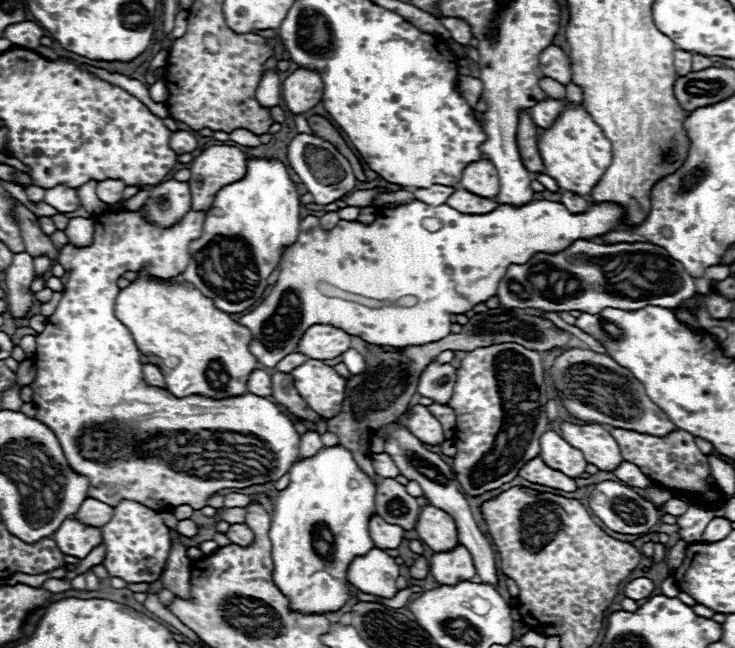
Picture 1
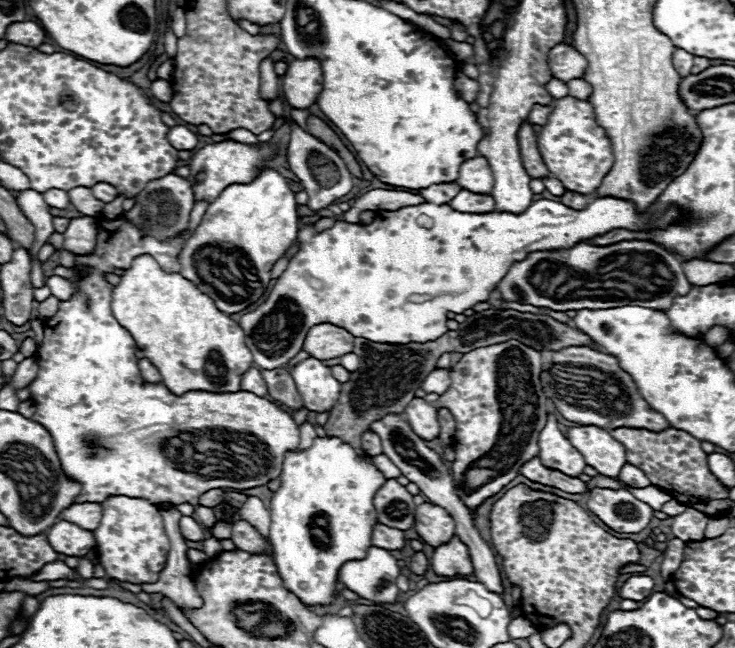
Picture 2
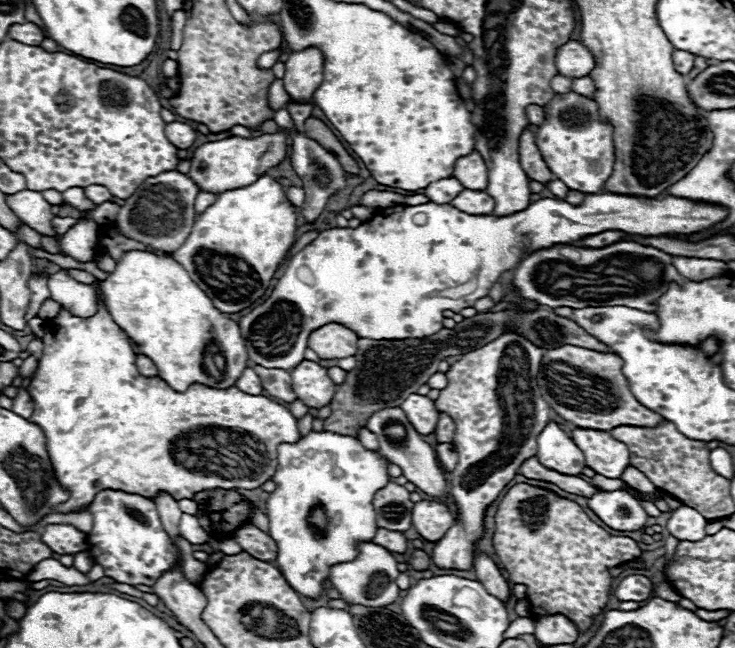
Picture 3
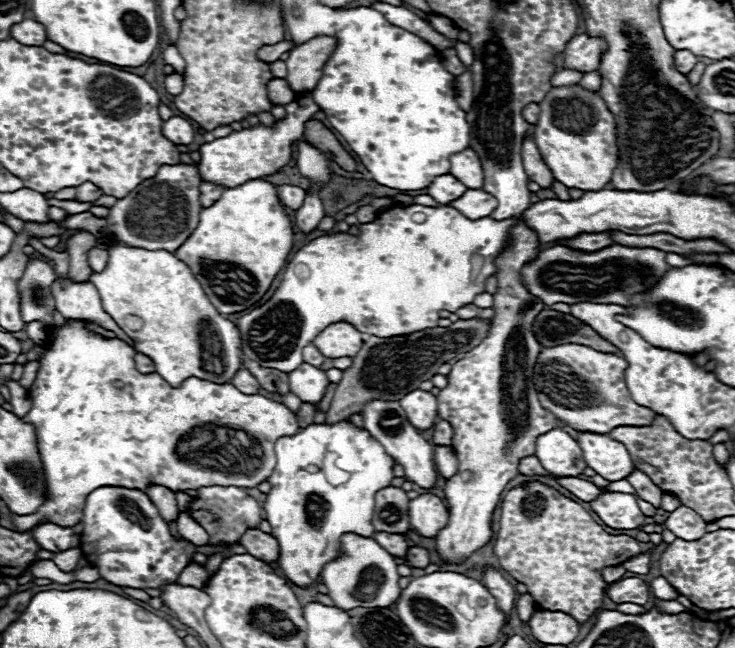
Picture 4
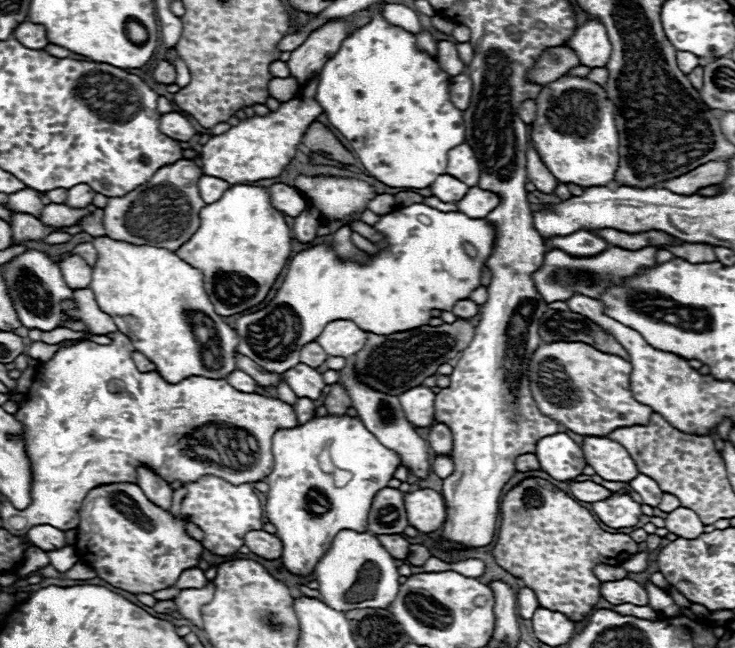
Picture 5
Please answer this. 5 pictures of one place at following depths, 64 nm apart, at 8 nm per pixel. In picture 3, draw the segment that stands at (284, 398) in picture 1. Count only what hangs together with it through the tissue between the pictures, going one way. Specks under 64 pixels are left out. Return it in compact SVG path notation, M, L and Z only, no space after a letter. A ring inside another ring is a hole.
M250 364L256 374L260 376L262 380L262 386L264 390L274 396L274 398L280 398L284 402L294 402L298 396L294 394L292 390L292 380L290 380L290 372L288 370L266 370L258 364Z

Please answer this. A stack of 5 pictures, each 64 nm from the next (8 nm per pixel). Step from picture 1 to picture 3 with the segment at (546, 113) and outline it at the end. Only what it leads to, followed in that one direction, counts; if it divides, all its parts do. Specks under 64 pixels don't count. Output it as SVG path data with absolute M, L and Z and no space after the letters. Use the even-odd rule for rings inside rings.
M532 104L532 106L528 106L526 108L526 116L528 116L528 122L530 124L542 124L542 118L546 116L546 112L544 112L544 108L542 106L538 106L538 104Z

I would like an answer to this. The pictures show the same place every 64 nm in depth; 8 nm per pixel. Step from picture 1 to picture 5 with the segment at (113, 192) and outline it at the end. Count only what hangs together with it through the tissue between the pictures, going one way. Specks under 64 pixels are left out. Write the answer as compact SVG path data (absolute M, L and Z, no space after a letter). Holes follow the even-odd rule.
M78 184L78 186L72 186L72 188L70 188L68 198L66 198L64 204L70 206L70 208L84 208L84 206L88 206L88 204L92 202L94 196L96 196L96 192L94 192L90 186Z

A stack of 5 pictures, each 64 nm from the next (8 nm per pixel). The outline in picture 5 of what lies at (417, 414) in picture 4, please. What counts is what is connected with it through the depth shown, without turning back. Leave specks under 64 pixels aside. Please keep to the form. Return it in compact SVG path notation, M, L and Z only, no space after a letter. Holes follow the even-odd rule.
M416 386L410 388L408 392L400 394L400 404L402 410L406 414L406 418L418 426L418 428L426 428L432 426L434 422L434 392L426 386Z

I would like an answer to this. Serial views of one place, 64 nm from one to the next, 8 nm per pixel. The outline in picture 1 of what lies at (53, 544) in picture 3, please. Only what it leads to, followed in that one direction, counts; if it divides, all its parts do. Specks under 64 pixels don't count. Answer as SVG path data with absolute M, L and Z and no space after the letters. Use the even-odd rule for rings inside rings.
M68 518L62 522L52 538L64 554L74 558L86 558L88 552L92 552L102 542L102 530Z

